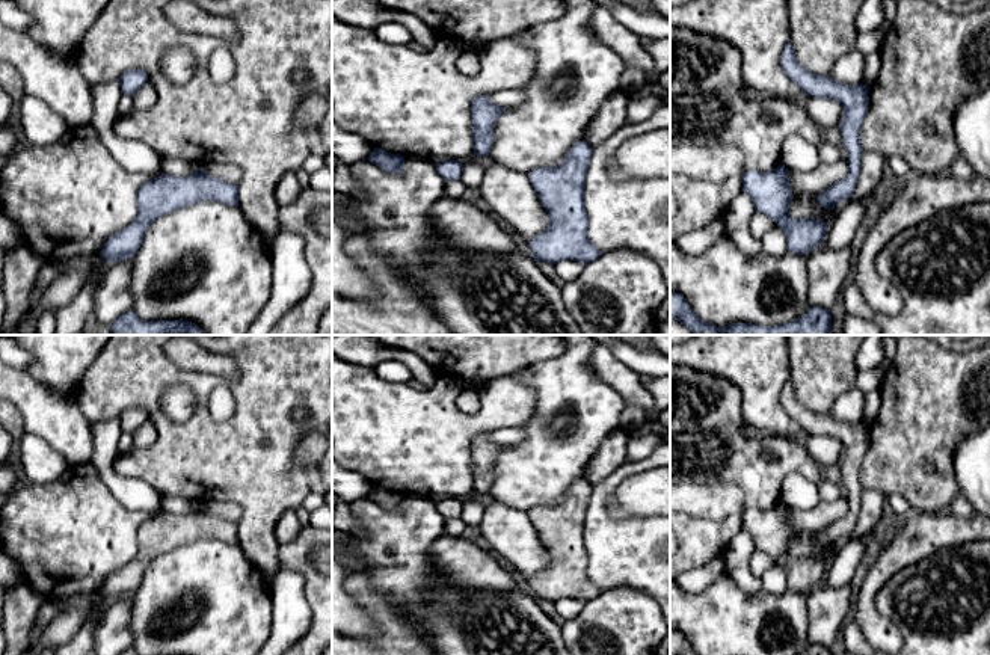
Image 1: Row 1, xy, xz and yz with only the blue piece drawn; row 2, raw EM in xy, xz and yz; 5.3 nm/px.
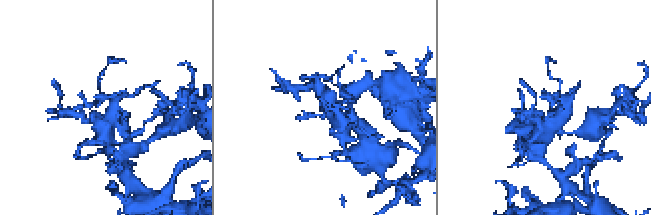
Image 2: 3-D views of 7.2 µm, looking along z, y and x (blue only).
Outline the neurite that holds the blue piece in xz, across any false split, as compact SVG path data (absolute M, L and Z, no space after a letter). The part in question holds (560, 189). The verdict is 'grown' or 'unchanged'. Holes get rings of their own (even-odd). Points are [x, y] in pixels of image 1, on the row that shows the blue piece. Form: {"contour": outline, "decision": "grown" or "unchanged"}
{"contour": "M580 140L567 151L561 165L536 168L528 174L549 217L548 228L528 241L536 261L557 264L573 260L587 264L602 255L587 235L584 195L592 154L593 148Z", "decision": "unchanged"}

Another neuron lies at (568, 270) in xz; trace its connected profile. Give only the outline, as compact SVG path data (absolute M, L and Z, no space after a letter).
M564 260L555 264L555 272L558 282L570 282L584 272L584 264L573 260Z

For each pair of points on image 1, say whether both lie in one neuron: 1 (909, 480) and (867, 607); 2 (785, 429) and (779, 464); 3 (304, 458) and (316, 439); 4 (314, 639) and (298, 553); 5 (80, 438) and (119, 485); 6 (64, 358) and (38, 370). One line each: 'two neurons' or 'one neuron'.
1: two neurons
2: two neurons
3: one neuron
4: one neuron
5: two neurons
6: one neuron

